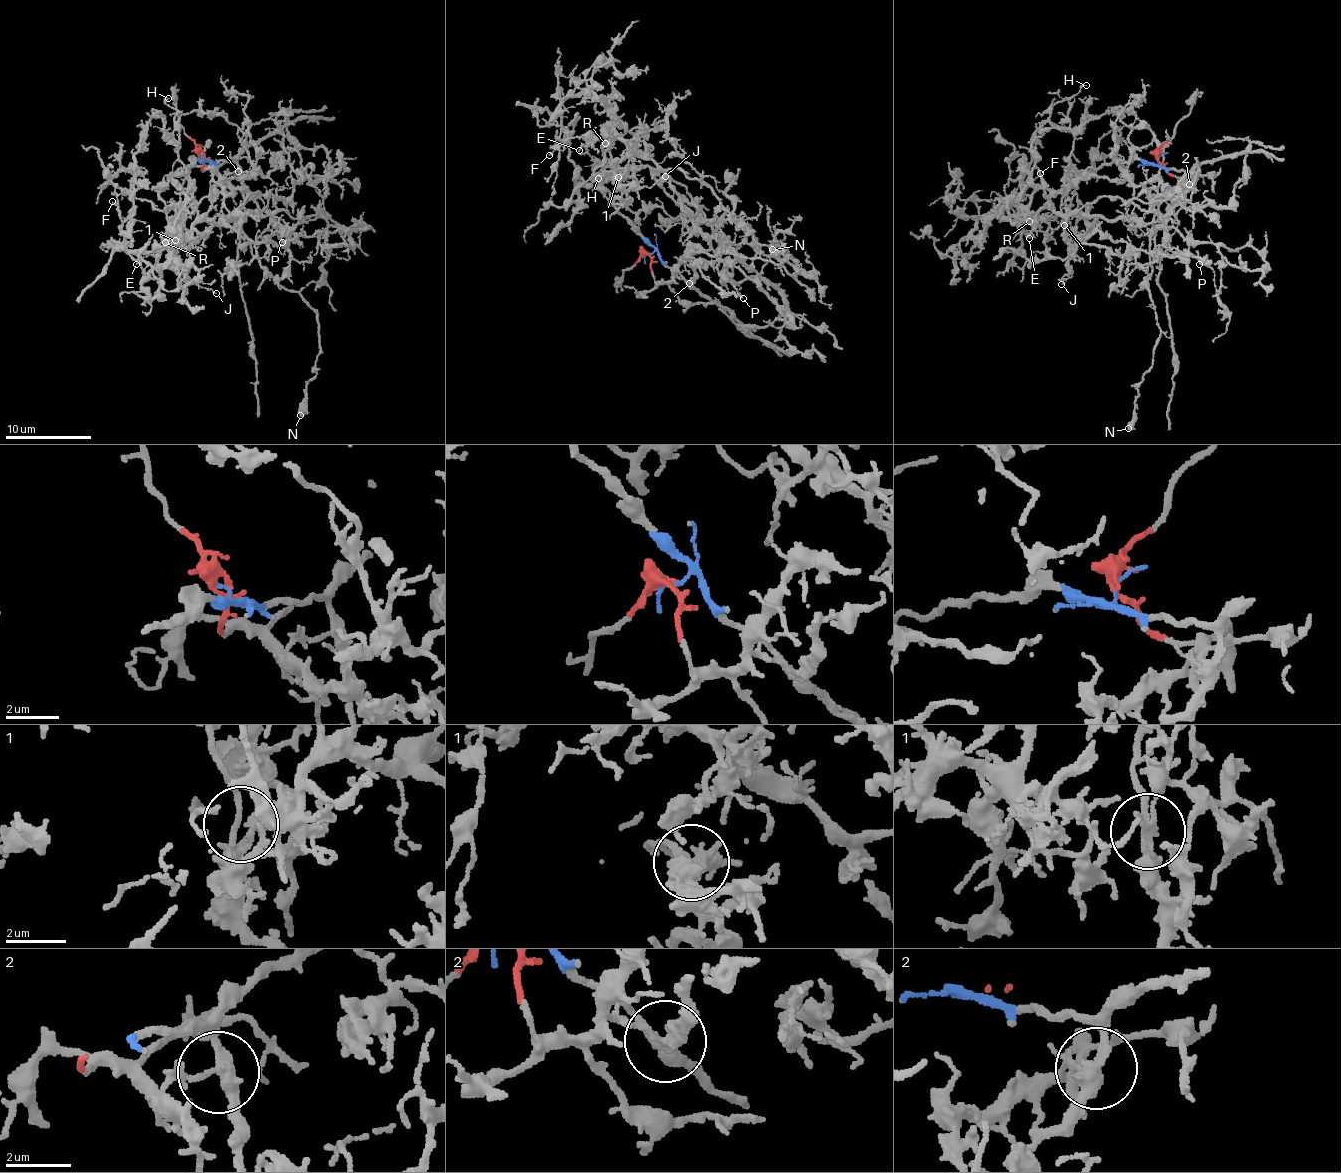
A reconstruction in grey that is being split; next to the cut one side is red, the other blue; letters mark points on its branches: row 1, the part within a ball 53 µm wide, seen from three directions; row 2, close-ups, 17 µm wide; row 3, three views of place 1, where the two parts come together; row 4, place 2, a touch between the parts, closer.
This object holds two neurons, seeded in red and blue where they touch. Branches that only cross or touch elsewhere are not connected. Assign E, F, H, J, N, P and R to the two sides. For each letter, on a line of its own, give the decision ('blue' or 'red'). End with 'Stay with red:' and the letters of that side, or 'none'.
E: red
F: red
H: red
J: blue
N: blue
P: red
R: red
Stay with red: E, F, H, P, R

